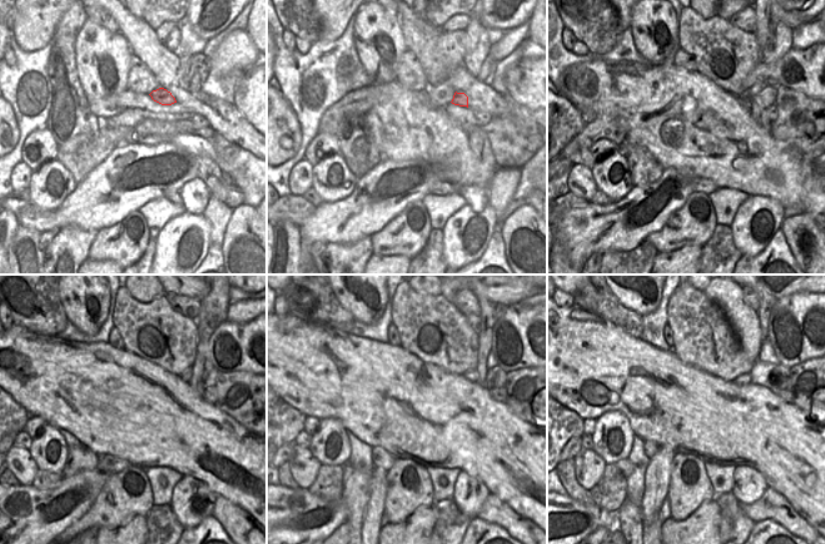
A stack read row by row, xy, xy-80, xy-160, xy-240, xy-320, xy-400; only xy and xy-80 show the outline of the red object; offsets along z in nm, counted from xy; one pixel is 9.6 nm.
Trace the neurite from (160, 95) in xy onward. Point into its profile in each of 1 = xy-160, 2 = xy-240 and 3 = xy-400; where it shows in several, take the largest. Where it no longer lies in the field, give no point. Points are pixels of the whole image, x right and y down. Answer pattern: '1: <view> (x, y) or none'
1: xy-160 (766, 97)
2: xy-240 (209, 379)
3: xy-400 (780, 377)

